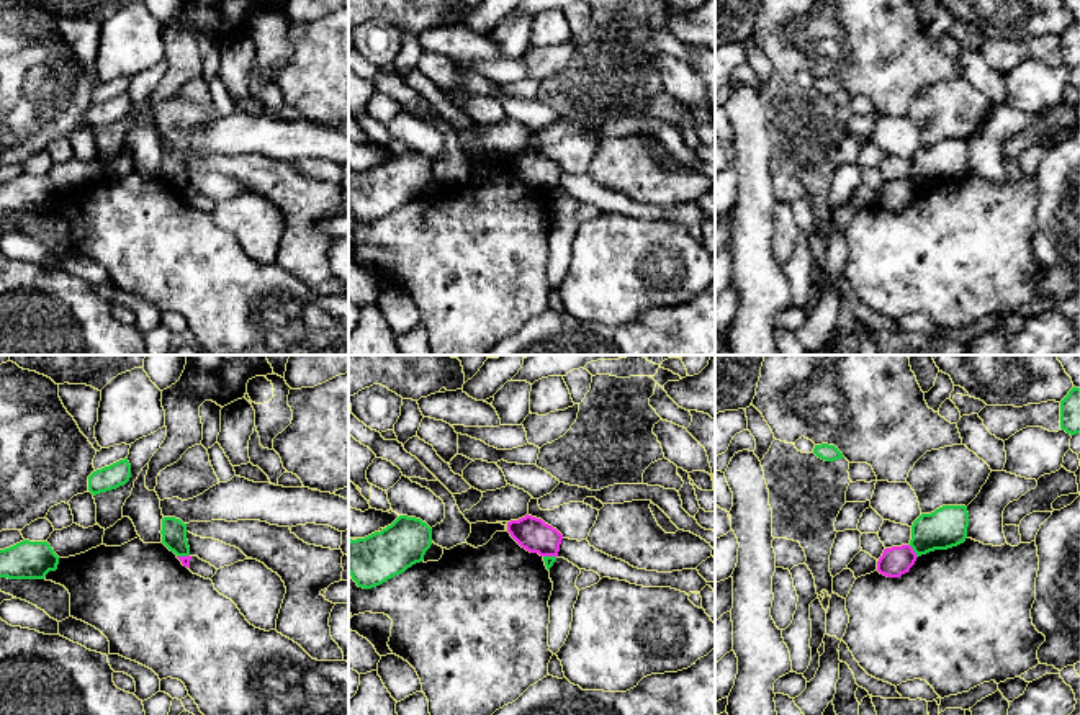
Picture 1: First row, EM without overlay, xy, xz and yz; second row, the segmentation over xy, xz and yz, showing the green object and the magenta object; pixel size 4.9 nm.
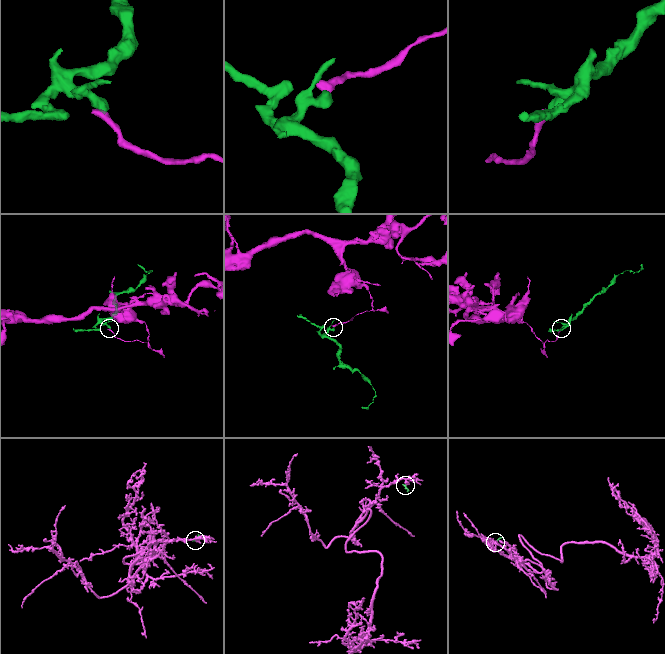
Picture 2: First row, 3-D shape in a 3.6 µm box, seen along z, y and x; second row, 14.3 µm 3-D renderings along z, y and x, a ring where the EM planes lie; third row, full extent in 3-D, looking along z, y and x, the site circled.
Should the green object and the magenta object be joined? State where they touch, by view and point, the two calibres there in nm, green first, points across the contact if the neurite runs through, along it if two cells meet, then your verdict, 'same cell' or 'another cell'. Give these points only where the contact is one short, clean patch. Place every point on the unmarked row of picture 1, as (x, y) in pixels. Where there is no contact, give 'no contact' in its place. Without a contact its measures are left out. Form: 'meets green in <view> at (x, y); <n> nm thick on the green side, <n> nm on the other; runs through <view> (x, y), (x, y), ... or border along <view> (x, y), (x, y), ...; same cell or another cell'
meets green in yz at (913, 184); 200 nm thick on the green side, 140 nm on the other; border along yz (908, 179), (917, 190); another cell

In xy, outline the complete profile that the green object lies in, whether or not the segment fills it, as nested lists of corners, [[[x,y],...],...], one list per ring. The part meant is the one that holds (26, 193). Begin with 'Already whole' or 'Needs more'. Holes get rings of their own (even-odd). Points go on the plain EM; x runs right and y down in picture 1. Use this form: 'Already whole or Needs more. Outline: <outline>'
Already whole. Outline: [[[23,173],[10,182],[0,183],[0,211],[8,213],[44,213],[56,205],[59,190],[47,175]]]

